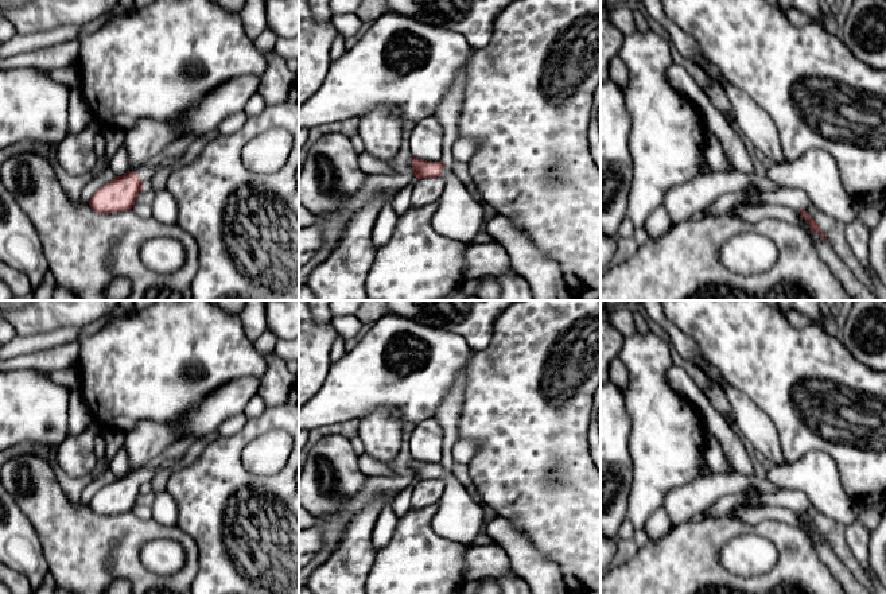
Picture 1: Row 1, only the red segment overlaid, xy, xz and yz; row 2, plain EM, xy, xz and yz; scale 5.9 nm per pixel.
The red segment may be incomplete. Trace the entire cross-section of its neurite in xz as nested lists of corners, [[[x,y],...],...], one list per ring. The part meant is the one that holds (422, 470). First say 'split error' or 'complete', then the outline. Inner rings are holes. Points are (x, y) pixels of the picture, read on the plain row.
split error; [[[413,458],[412,470],[417,482],[440,477],[446,481],[439,509],[431,521],[434,532],[450,541],[473,544],[486,523],[483,504],[469,494],[447,463],[427,463]]]

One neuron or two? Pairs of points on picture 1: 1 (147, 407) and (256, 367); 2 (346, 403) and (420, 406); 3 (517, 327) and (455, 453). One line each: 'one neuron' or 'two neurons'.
1: one neuron
2: one neuron
3: two neurons

